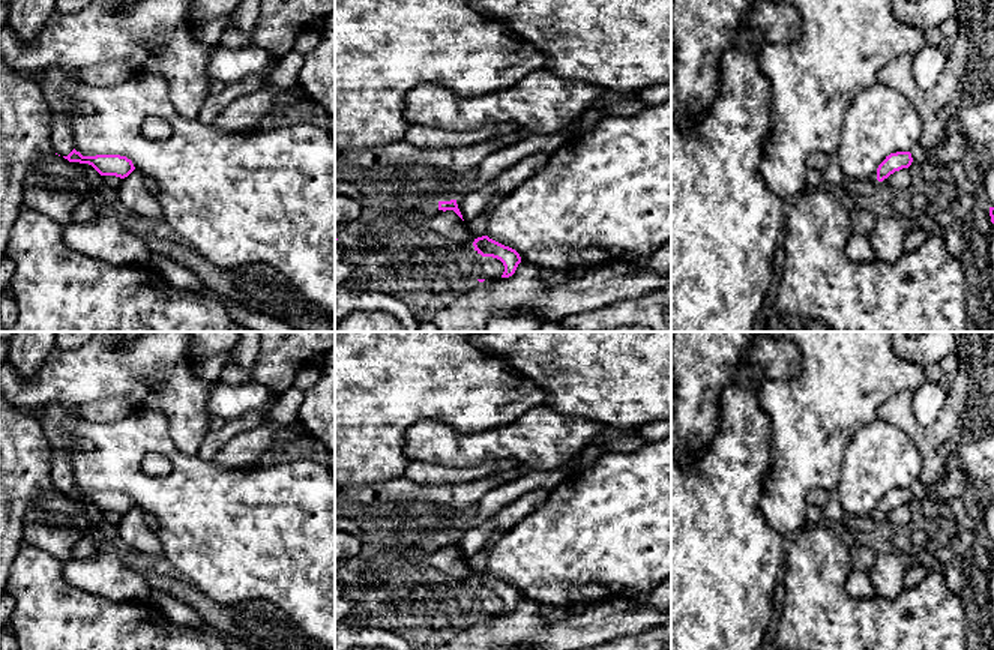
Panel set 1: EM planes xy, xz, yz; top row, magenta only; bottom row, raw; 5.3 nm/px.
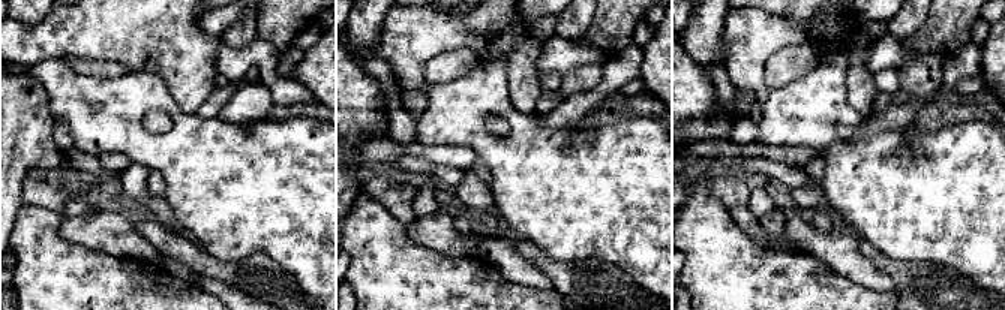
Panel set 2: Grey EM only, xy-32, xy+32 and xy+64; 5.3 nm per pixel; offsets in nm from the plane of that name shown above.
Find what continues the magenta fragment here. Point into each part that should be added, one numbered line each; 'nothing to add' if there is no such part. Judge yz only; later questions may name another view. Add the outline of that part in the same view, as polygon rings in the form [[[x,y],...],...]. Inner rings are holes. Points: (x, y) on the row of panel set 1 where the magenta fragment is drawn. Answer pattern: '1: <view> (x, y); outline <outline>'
nothing to add

